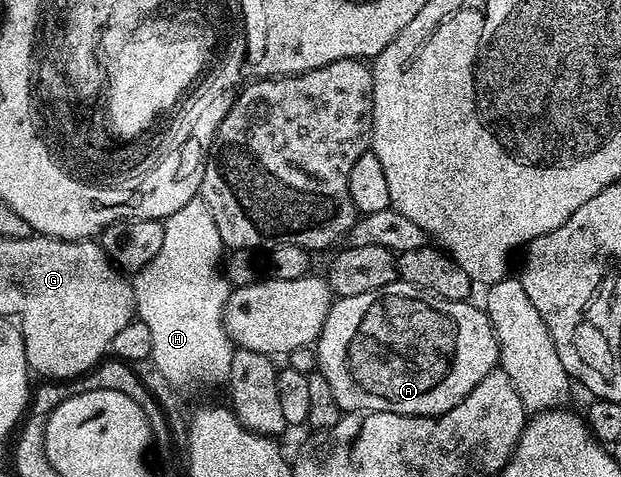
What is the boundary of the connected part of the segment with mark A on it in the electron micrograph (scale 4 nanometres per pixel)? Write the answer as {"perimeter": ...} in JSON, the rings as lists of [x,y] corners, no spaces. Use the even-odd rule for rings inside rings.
{"perimeter":[[[398,278],[389,286],[381,286],[381,290],[369,290],[369,294],[338,297],[331,305],[325,318],[325,326],[314,345],[315,353],[319,356],[317,371],[325,378],[325,382],[329,382],[329,387],[333,389],[333,398],[337,398],[337,406],[347,414],[390,414],[428,418],[438,418],[453,410],[453,406],[461,403],[473,390],[473,386],[477,386],[477,382],[481,382],[481,378],[485,378],[490,372],[496,371],[499,364],[498,340],[490,319],[478,303],[477,305],[471,303],[467,300],[443,300],[440,296],[422,292],[417,286],[406,284],[404,280]]]}

